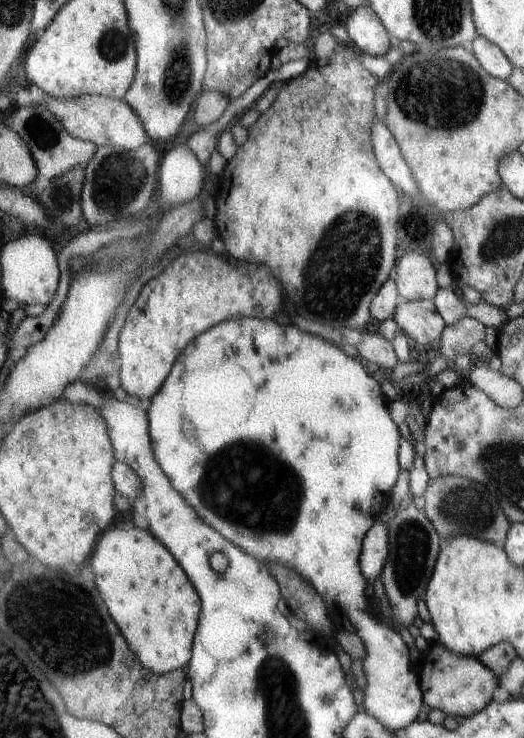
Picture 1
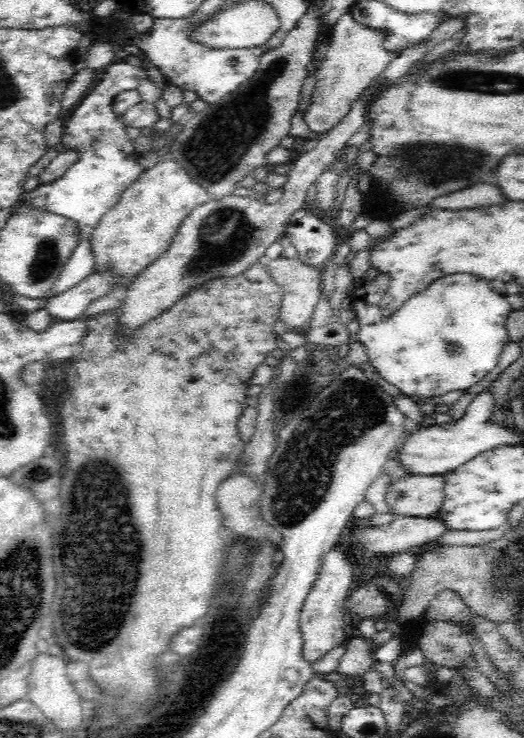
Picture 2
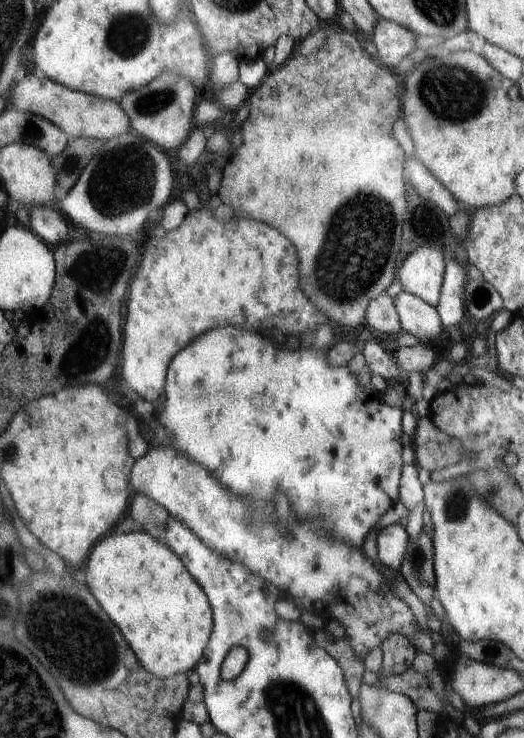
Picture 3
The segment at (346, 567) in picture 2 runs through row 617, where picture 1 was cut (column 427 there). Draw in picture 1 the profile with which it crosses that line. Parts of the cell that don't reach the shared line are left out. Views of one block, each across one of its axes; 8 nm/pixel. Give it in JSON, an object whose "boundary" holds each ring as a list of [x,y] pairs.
{"boundary":[[[401,299],[394,320],[405,336],[425,348],[441,340],[447,325],[434,301],[430,300],[409,302]]]}

